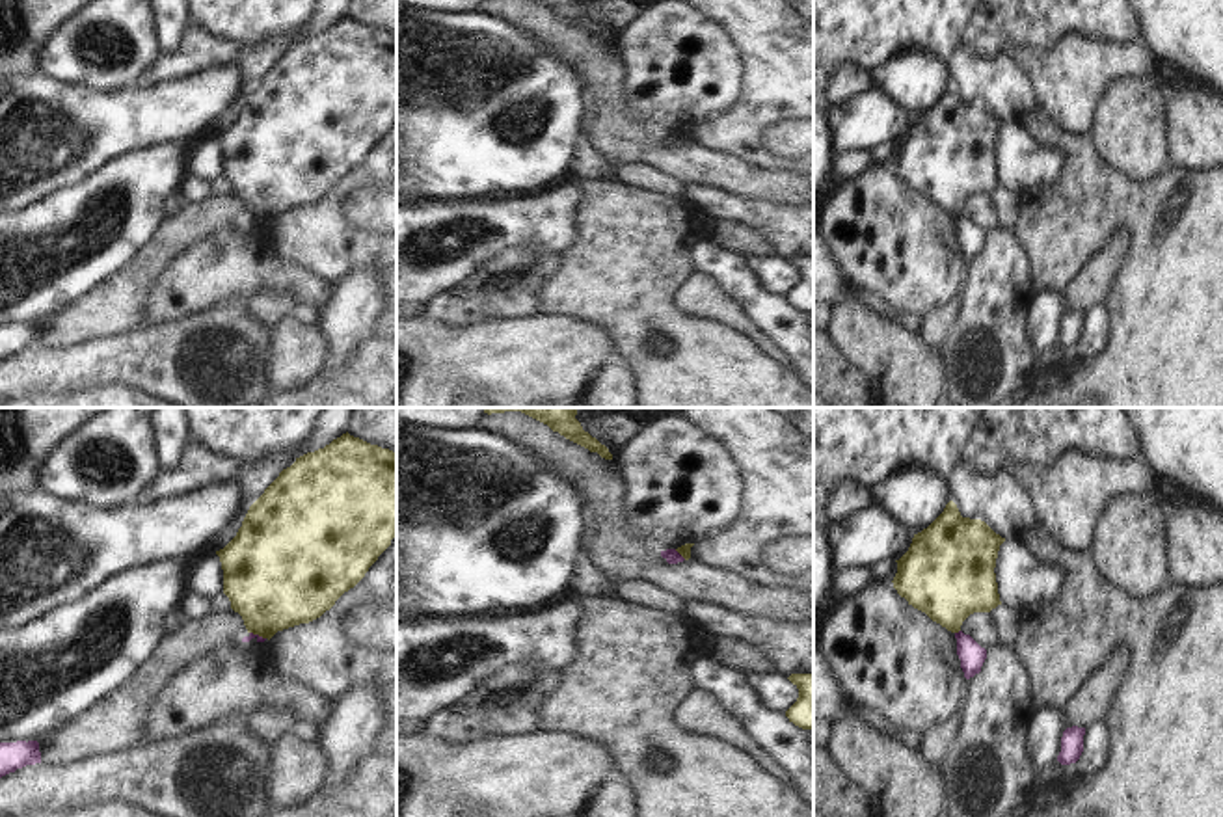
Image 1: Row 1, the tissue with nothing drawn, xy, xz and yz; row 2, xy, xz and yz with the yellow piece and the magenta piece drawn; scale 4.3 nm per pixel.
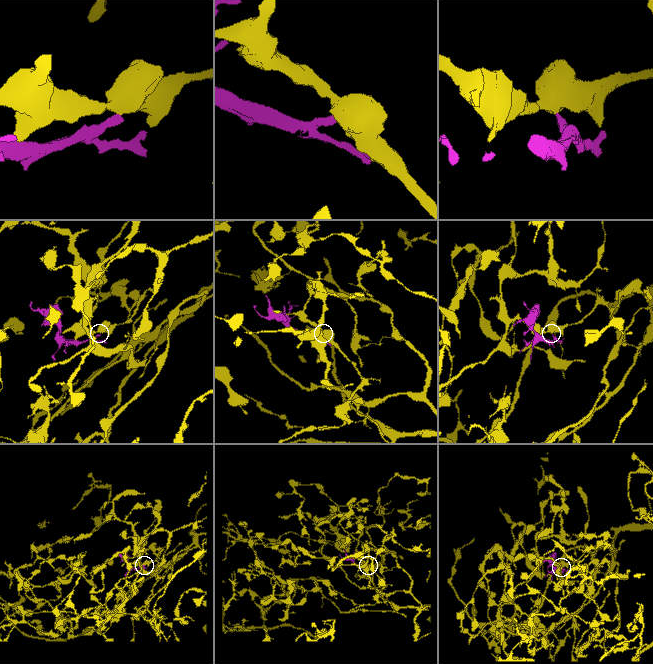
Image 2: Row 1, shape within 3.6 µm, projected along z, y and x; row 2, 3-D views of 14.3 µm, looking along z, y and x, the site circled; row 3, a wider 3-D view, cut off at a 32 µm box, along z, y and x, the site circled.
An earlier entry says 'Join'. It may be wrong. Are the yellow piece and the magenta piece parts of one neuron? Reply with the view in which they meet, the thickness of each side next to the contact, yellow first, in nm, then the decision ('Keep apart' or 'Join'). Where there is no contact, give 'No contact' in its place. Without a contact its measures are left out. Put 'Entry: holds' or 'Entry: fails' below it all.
Touches yellow in yz. Thickness 380 nm (yellow) against 110 nm. Keep apart.
Entry: fails

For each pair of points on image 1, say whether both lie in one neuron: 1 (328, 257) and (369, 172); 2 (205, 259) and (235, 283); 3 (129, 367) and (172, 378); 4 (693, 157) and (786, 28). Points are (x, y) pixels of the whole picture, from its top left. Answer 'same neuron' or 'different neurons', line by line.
1: same neuron
2: same neuron
3: same neuron
4: different neurons

